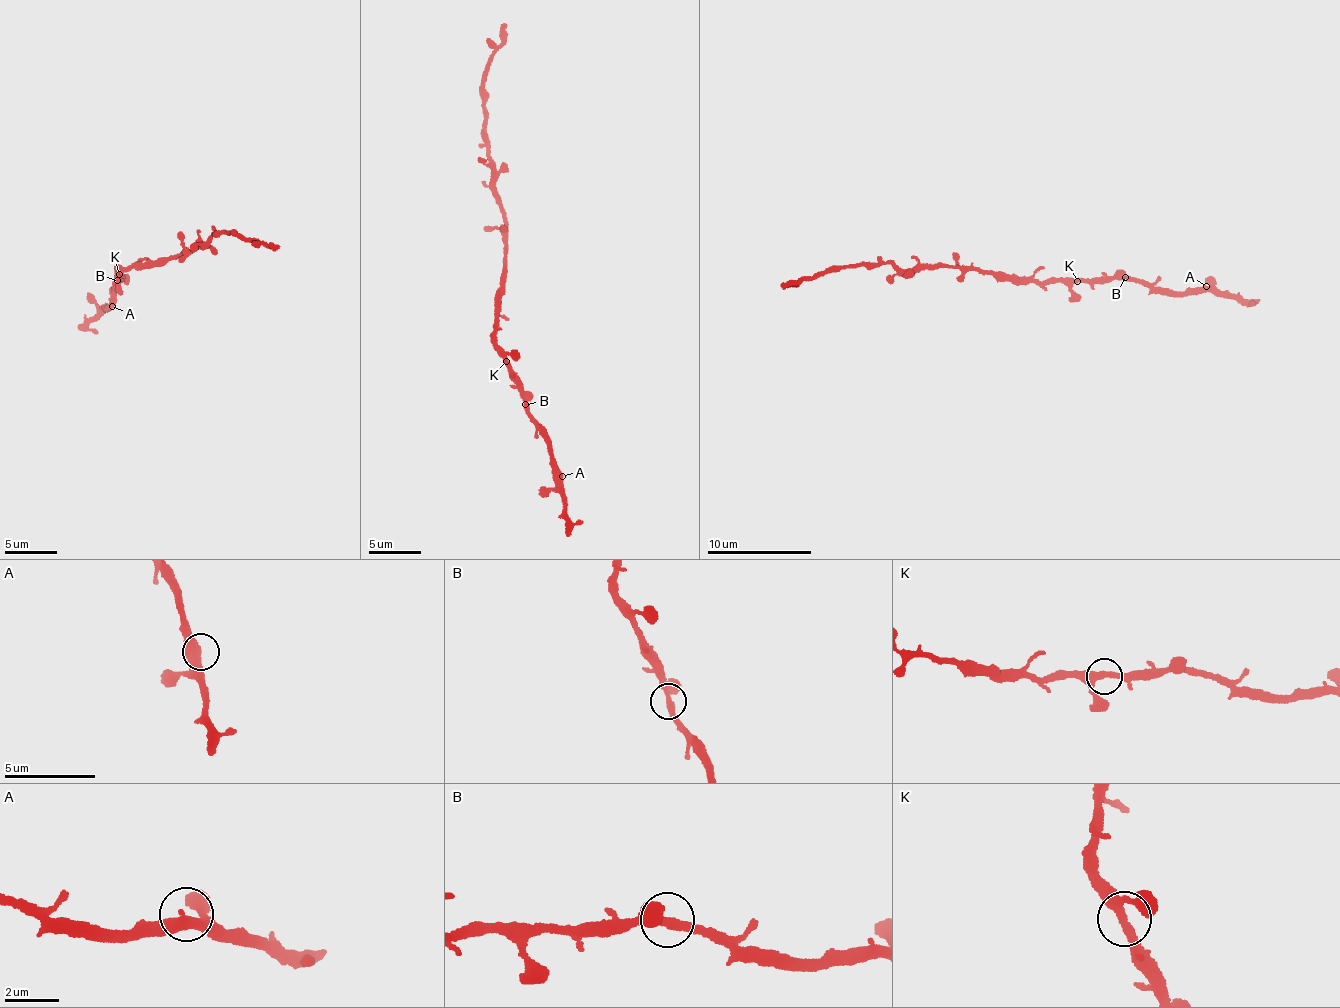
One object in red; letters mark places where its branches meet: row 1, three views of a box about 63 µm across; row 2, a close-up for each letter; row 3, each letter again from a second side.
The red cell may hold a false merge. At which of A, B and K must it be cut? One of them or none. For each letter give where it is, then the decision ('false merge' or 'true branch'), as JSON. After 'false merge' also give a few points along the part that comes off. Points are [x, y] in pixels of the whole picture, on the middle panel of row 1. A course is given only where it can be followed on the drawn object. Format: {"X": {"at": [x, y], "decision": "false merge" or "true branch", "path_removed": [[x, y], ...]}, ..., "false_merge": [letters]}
{"A": {"at": [562, 476], "decision": "true branch"}, "B": {"at": [525, 404], "decision": "true branch"}, "K": {"at": [506, 361], "decision": "true branch"}, "false_merge": []}

